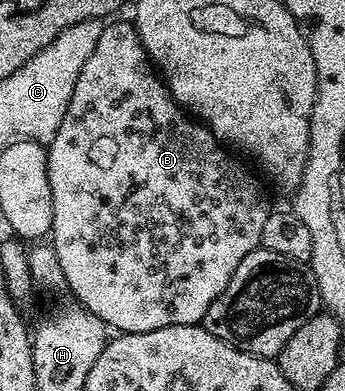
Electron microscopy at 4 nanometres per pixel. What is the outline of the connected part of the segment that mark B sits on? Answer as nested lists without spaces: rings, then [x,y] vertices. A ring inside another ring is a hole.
[[[111,19],[103,27],[100,39],[96,41],[96,50],[92,50],[88,62],[84,62],[84,70],[80,70],[80,78],[76,78],[76,90],[72,90],[72,98],[68,102],[68,110],[64,110],[60,130],[56,130],[52,142],[46,148],[48,186],[52,186],[49,239],[56,250],[56,258],[60,258],[60,270],[66,279],[66,288],[74,295],[71,297],[104,321],[107,329],[121,334],[160,330],[181,324],[201,325],[208,306],[224,290],[224,286],[228,286],[228,278],[232,278],[236,266],[240,266],[242,259],[261,245],[264,222],[268,222],[272,208],[266,205],[266,196],[257,178],[236,157],[225,152],[227,149],[223,141],[205,124],[187,114],[170,97],[170,91],[147,56],[133,23],[129,19],[118,19]]]

